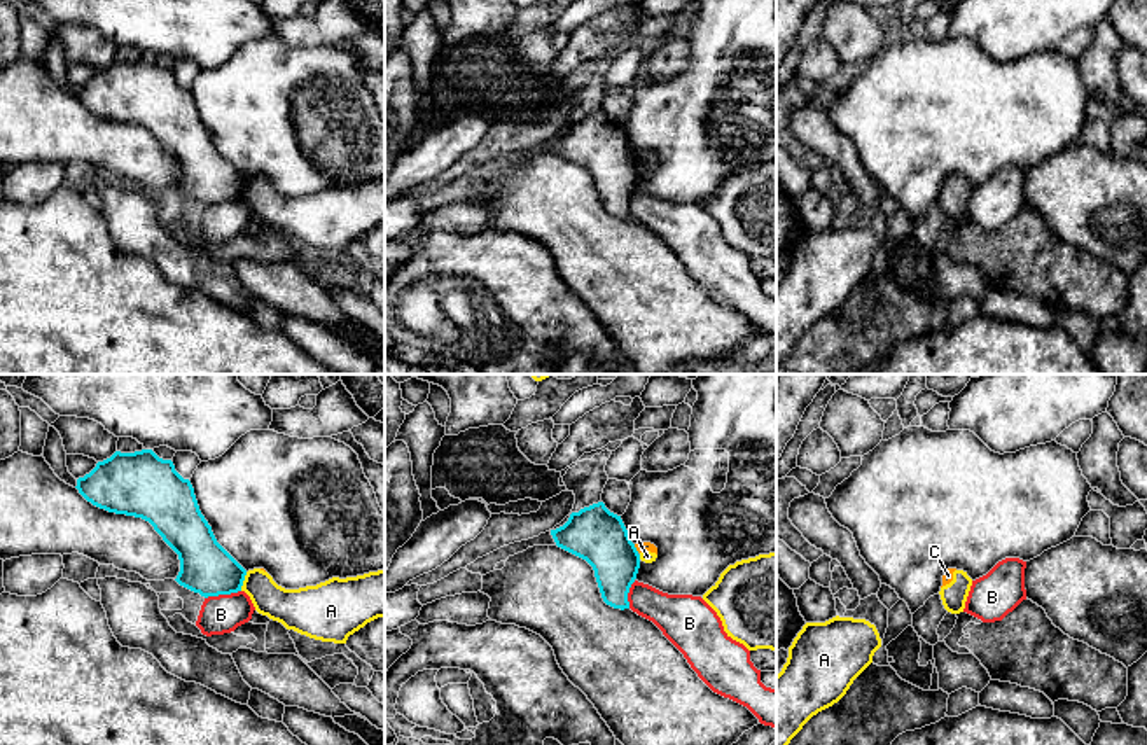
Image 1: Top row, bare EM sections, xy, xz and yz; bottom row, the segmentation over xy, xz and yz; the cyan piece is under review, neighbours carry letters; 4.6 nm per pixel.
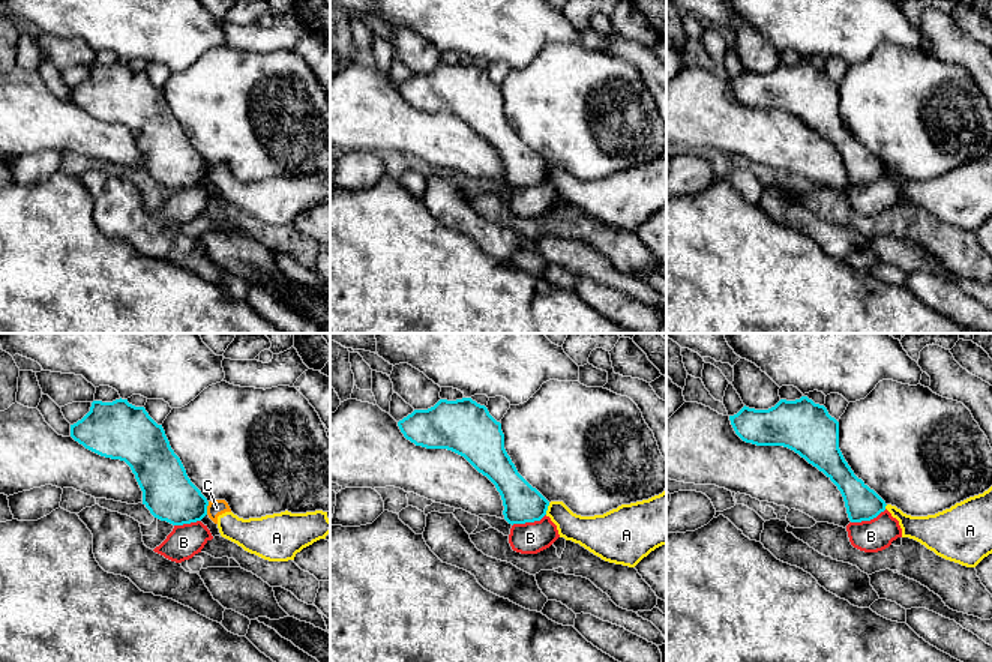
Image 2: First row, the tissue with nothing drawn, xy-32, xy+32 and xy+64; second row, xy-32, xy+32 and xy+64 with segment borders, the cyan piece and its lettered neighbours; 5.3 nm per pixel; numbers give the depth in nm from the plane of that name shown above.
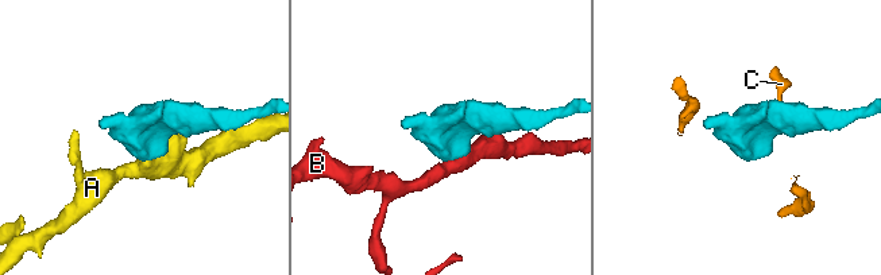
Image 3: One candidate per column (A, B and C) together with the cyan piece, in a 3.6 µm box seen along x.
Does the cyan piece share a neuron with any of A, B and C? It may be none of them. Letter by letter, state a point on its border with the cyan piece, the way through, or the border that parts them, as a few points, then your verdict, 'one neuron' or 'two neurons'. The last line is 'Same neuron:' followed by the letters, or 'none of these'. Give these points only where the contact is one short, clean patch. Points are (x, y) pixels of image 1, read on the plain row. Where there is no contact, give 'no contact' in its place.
A: meets cyan in xy at (243, 187); border along xy (247, 181), (240, 198); two neurons
B: meets cyan in xy at (222, 201); border along xy (240, 198), (205, 207); two neurons
C: meets cyan in xz at (635, 156); border along xz (633, 153), (639, 160); two neurons
Same neuron: none of these

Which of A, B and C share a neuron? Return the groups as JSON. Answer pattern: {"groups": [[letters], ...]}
{"groups": [["A", "C"], ["B"]]}

